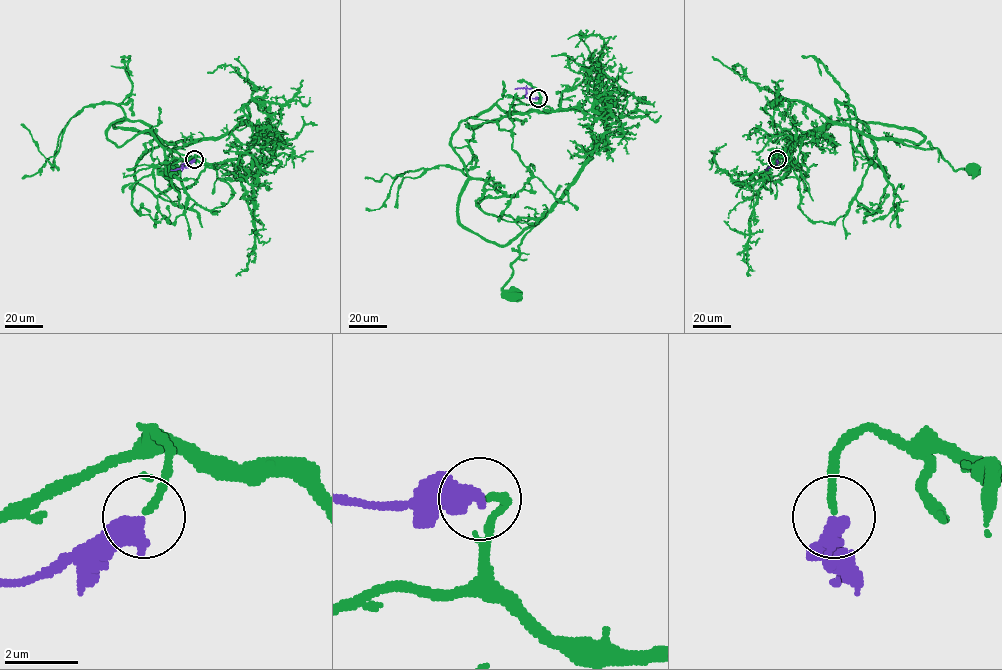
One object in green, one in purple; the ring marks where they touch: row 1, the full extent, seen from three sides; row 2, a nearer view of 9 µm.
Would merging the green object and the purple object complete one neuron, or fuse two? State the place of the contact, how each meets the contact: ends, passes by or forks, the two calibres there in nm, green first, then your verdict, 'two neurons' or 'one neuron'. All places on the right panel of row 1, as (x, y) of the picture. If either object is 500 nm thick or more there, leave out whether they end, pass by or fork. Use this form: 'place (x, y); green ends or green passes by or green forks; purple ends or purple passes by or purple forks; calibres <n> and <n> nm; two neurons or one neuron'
place (777, 159); green ends; purple ends; calibres 200 and 480 nm; one neuron

